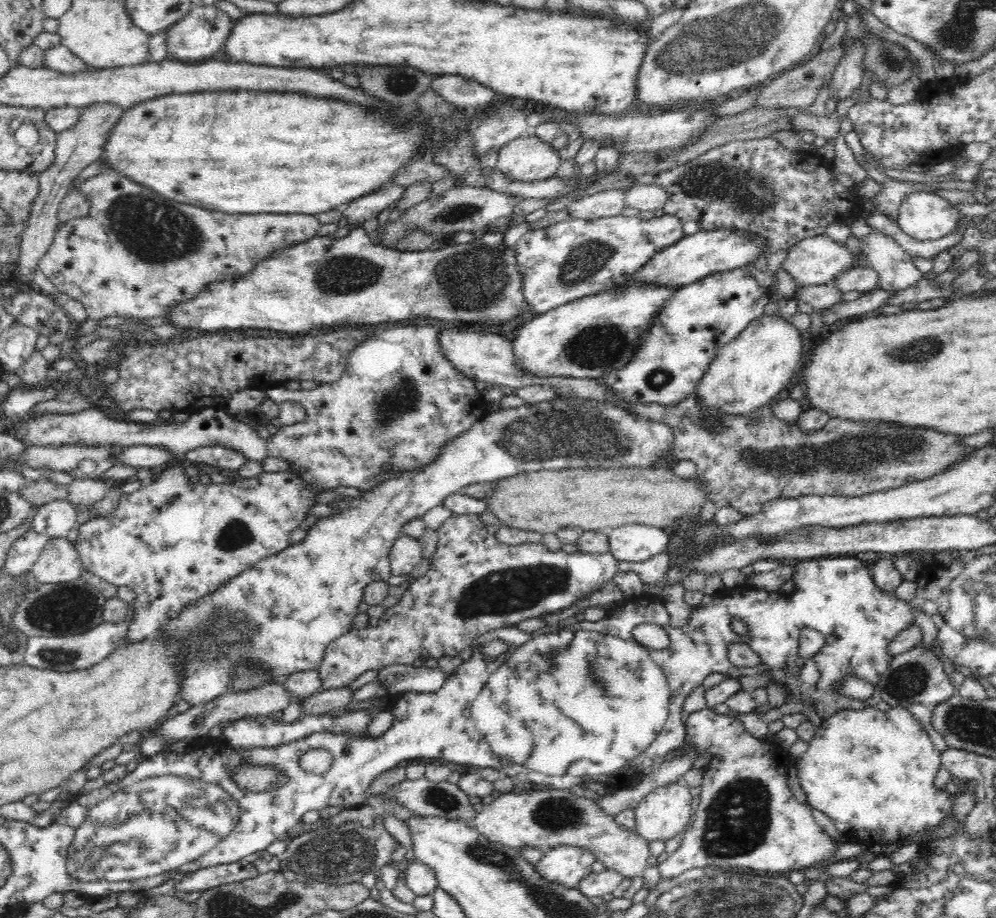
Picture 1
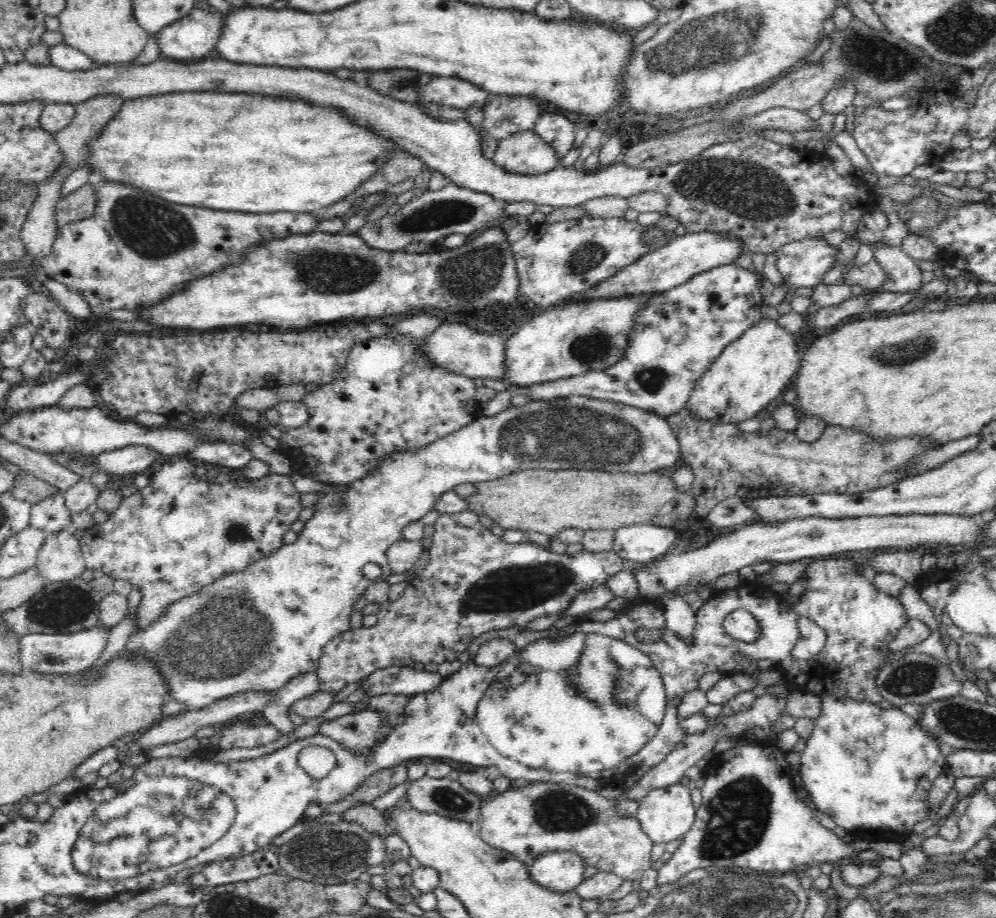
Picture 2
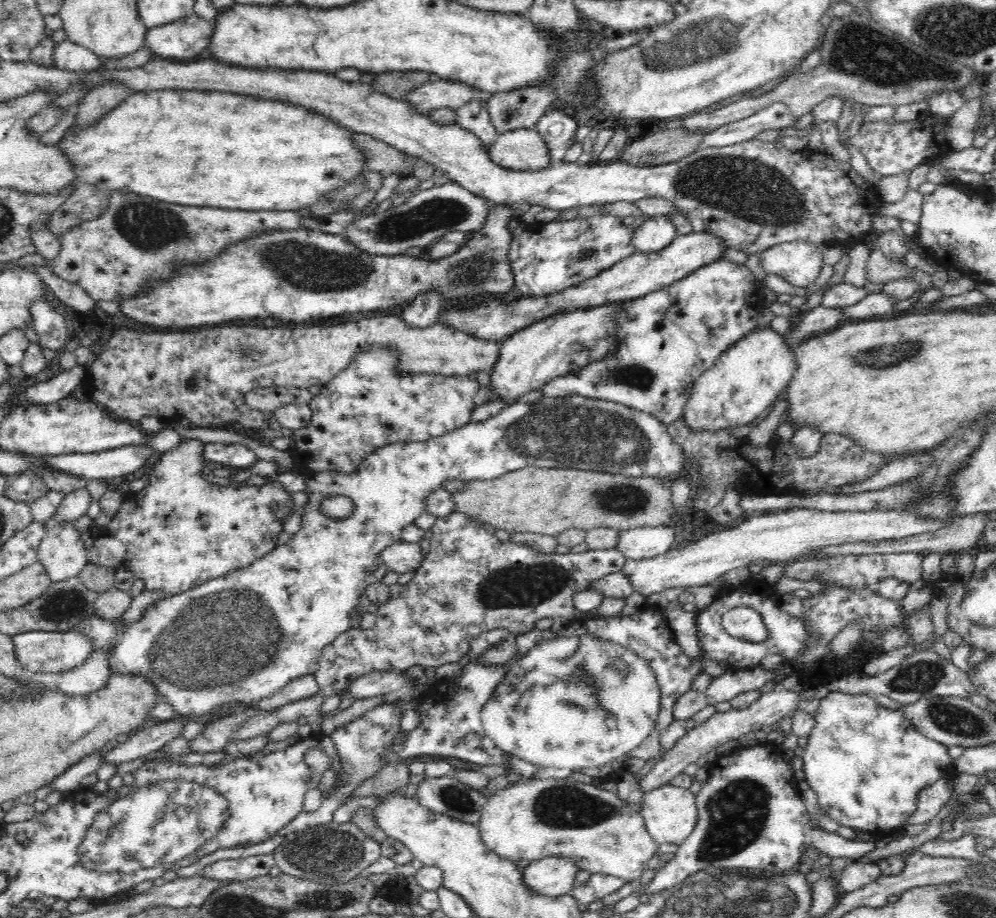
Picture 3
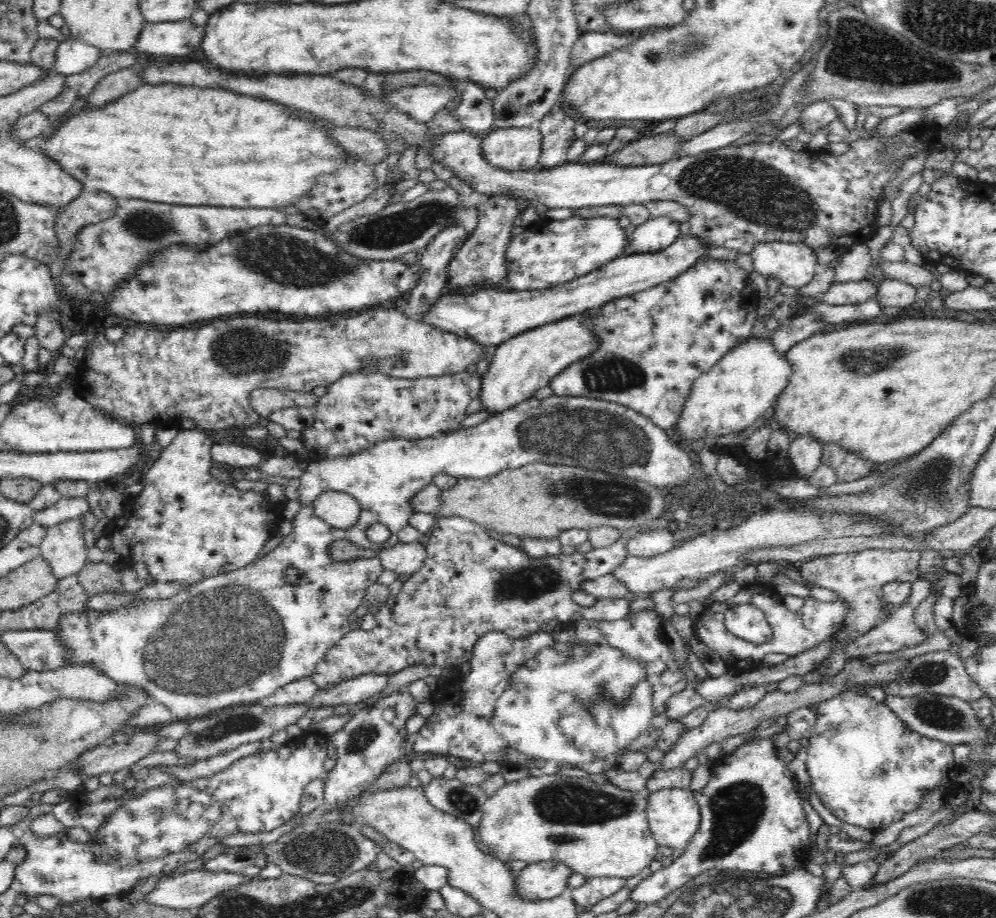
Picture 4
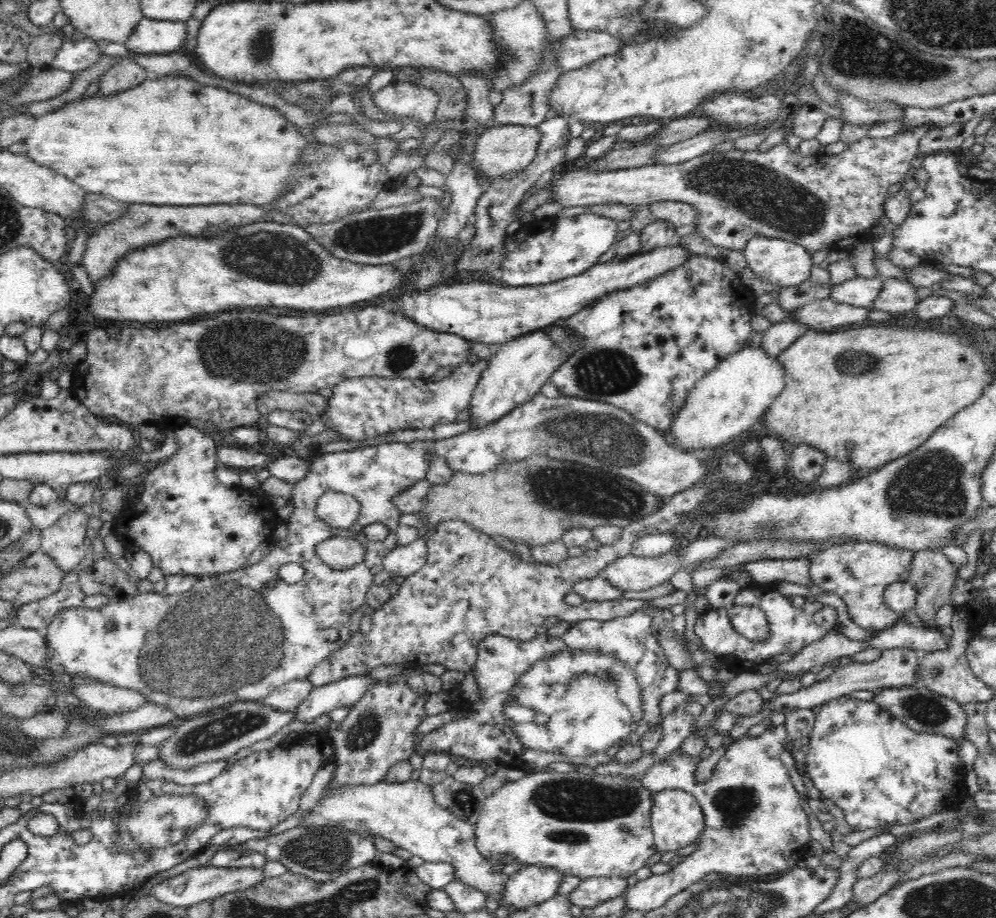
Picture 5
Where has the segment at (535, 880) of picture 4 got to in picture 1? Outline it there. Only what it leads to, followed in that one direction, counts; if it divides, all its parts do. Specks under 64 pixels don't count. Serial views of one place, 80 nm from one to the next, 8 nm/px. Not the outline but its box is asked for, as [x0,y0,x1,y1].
[536,845,596,888]

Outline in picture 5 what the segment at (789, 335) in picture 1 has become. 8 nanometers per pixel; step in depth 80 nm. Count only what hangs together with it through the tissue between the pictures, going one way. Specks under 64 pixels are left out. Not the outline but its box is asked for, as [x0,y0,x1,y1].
[671,345,786,455]

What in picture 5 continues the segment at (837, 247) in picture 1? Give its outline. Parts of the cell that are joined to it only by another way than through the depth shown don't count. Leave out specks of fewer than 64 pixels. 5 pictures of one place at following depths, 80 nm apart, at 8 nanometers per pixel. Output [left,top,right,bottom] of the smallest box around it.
[743,236,812,288]

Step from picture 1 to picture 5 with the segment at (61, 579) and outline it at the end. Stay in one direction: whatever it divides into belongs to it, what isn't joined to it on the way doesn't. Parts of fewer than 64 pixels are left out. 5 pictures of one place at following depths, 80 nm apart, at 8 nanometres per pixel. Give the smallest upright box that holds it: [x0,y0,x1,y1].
[40,507,89,573]

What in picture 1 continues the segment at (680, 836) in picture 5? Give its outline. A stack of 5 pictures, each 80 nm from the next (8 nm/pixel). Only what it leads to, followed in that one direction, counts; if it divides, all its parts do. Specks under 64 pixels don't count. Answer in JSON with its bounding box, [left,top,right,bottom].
[635,782,693,841]

